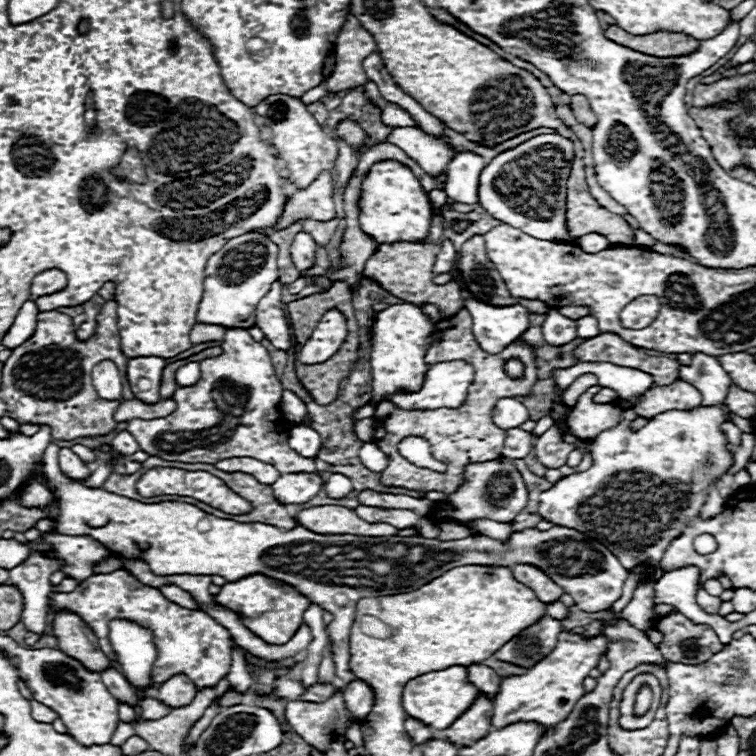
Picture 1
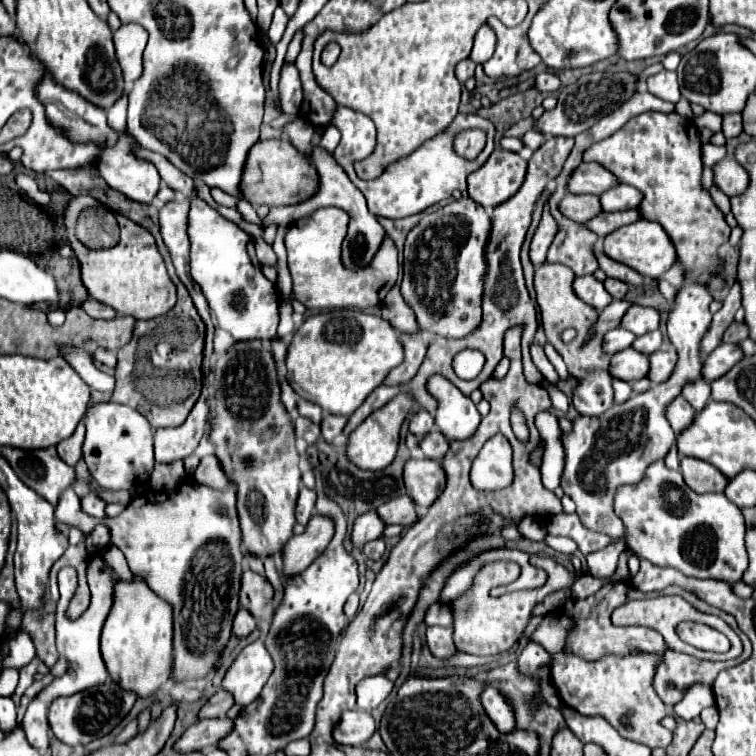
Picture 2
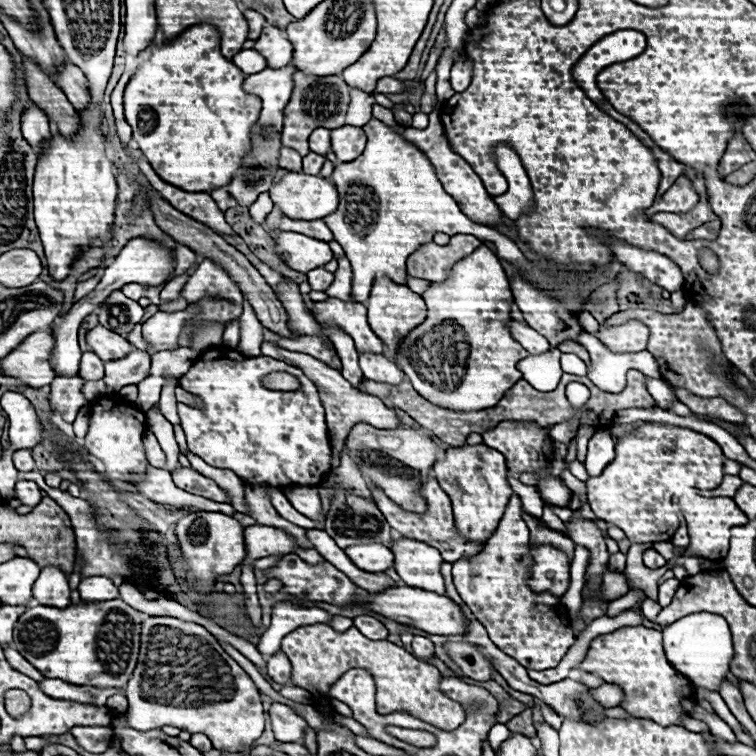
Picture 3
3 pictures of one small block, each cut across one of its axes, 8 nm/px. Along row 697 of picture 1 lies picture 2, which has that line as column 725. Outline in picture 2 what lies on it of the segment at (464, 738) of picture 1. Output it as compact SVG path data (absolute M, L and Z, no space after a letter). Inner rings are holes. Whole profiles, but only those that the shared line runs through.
M682 458L680 468L684 474L684 482L688 482L688 486L698 494L722 492L728 484L728 478L724 478L724 474L720 474L720 470L716 470L708 462L700 462L696 458Z

